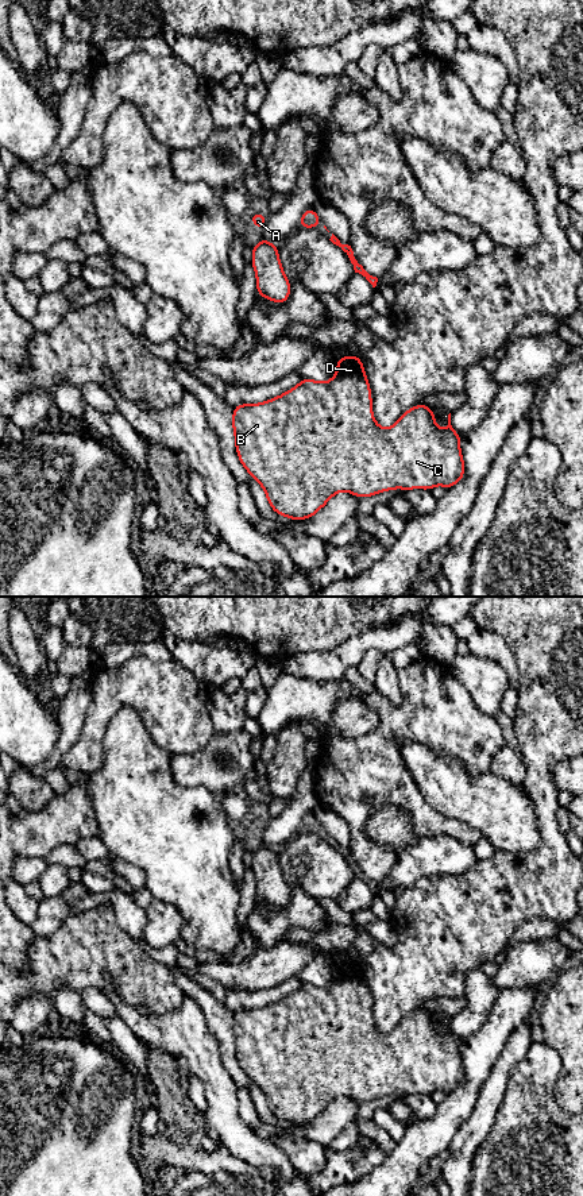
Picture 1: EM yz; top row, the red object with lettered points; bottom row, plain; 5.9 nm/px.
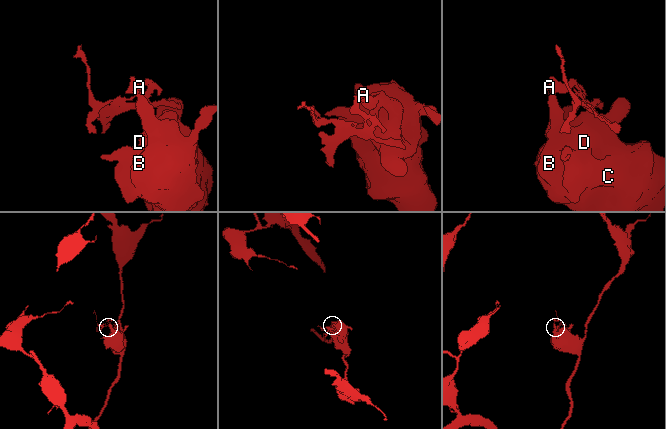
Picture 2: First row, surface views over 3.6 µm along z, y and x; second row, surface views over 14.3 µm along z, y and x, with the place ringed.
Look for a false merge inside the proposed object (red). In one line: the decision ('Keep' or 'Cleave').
Cleave

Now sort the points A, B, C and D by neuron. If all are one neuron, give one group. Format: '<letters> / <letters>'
A / B C D

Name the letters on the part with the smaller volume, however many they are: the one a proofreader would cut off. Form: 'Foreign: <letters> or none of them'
Foreign: A

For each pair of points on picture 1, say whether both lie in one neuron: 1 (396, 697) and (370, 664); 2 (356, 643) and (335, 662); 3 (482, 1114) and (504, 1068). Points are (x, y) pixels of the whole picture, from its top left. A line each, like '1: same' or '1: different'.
1: different
2: same
3: same

